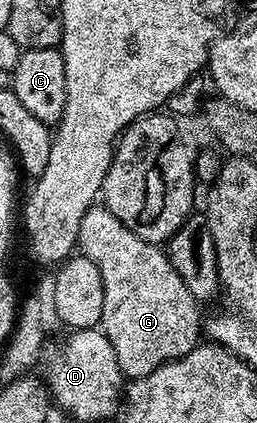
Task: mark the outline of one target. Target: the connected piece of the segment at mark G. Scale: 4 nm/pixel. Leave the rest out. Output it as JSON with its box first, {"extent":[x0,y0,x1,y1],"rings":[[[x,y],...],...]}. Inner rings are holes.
{"extent":[78,206,201,380],"rings":[[[93,206],[79,220],[78,251],[97,270],[101,270],[101,282],[105,286],[105,310],[101,330],[109,338],[109,346],[113,346],[113,354],[117,354],[119,369],[124,377],[136,380],[142,376],[151,376],[162,364],[189,354],[201,340],[201,320],[199,324],[200,305],[189,294],[185,282],[173,270],[171,261],[162,247],[145,242],[133,234],[118,218],[102,206]]]}

